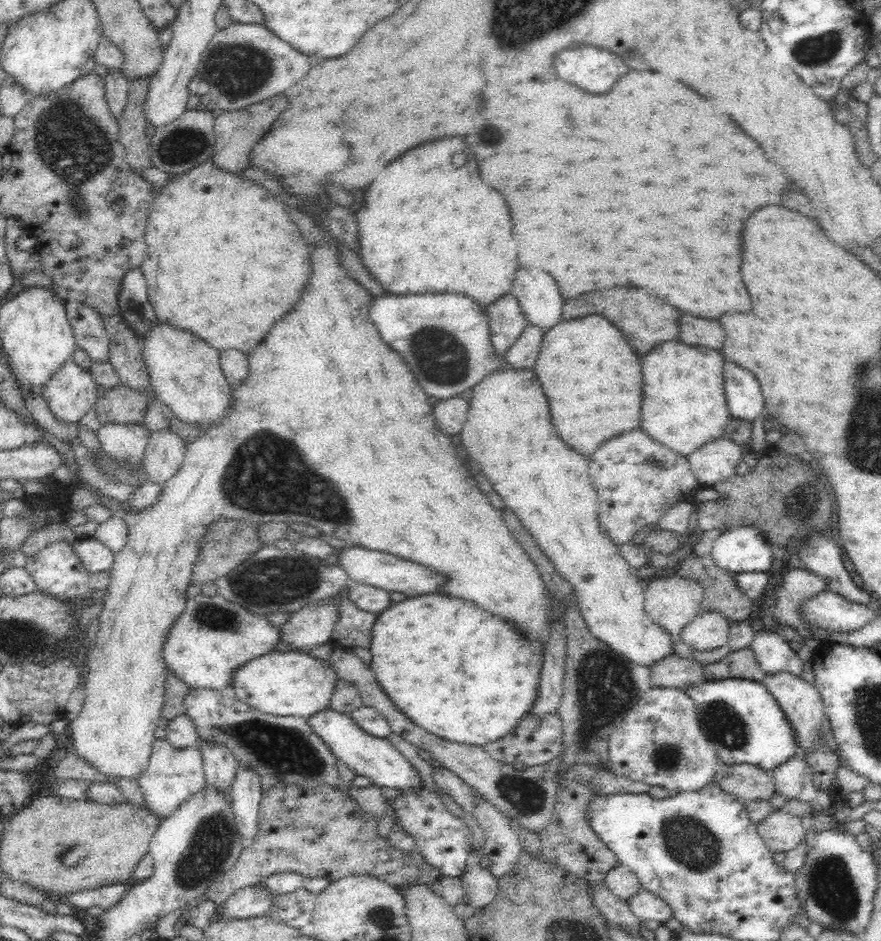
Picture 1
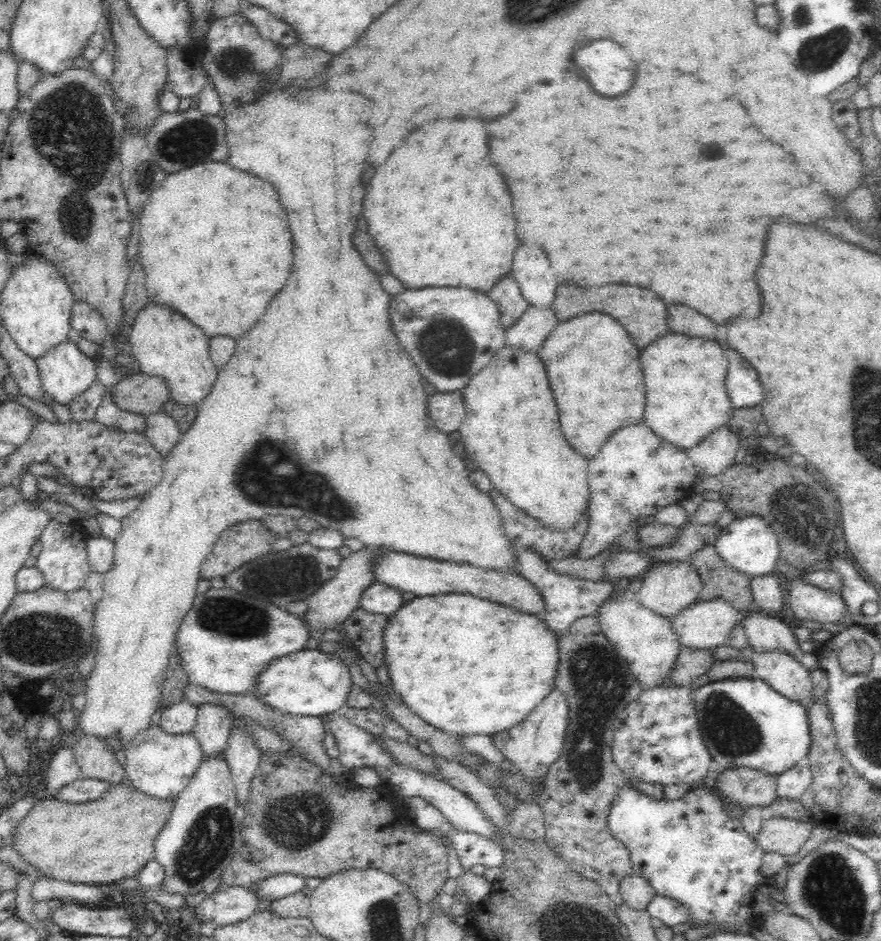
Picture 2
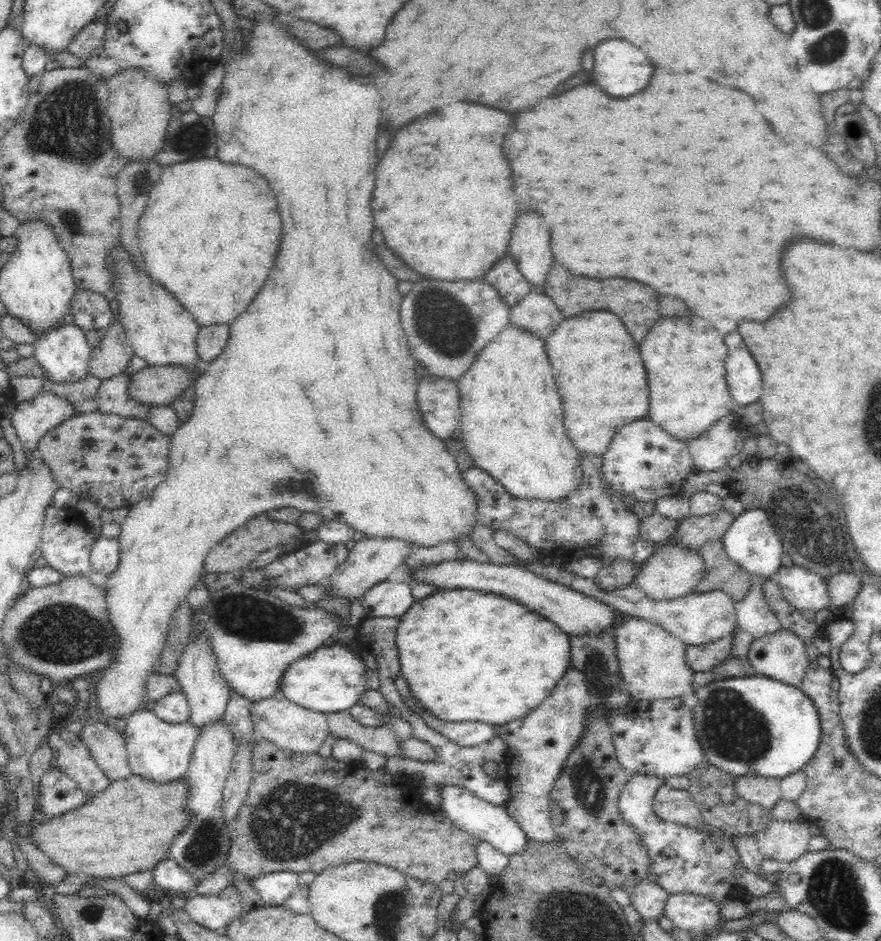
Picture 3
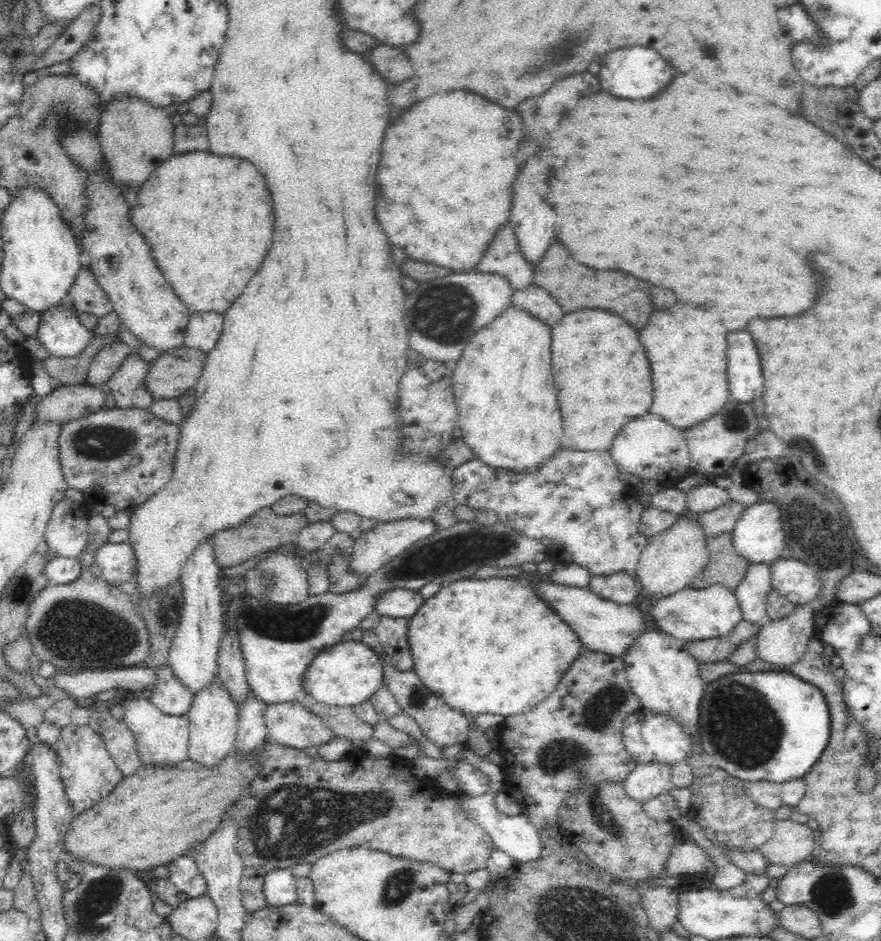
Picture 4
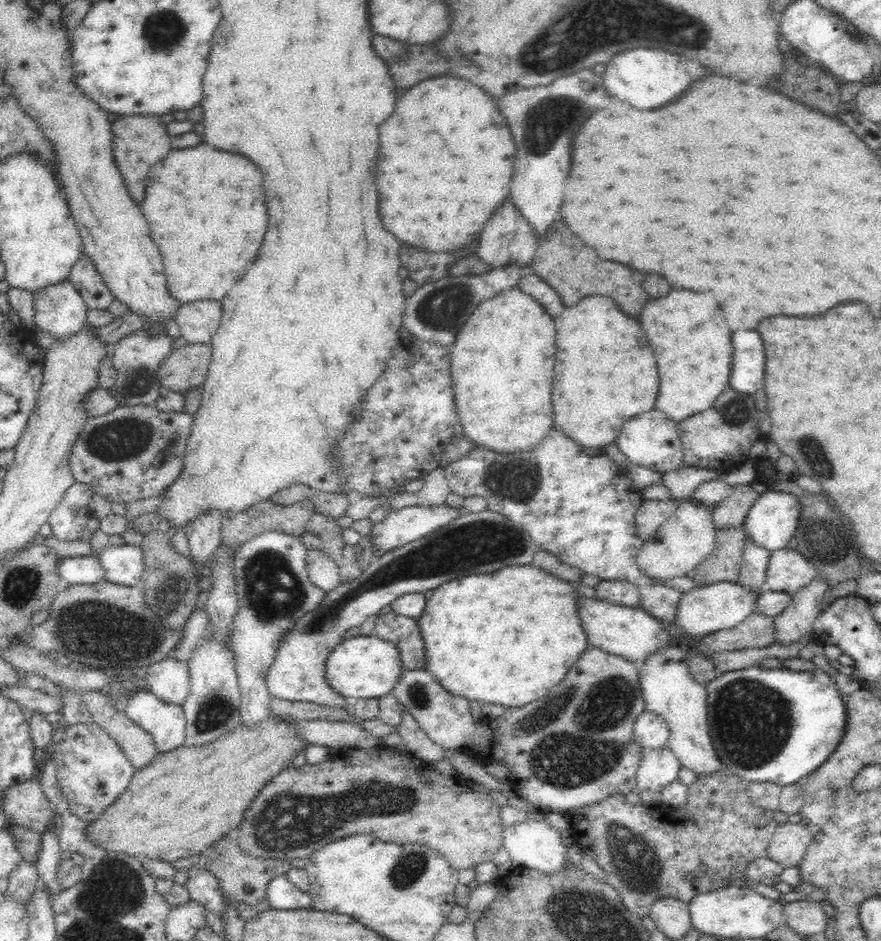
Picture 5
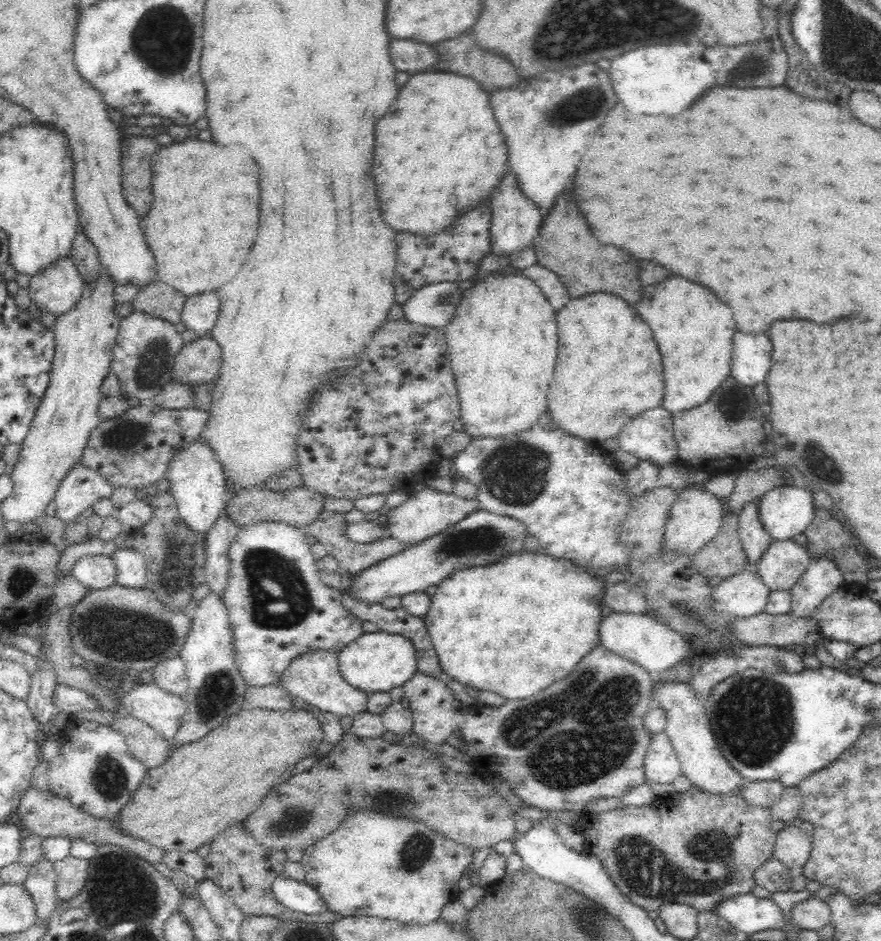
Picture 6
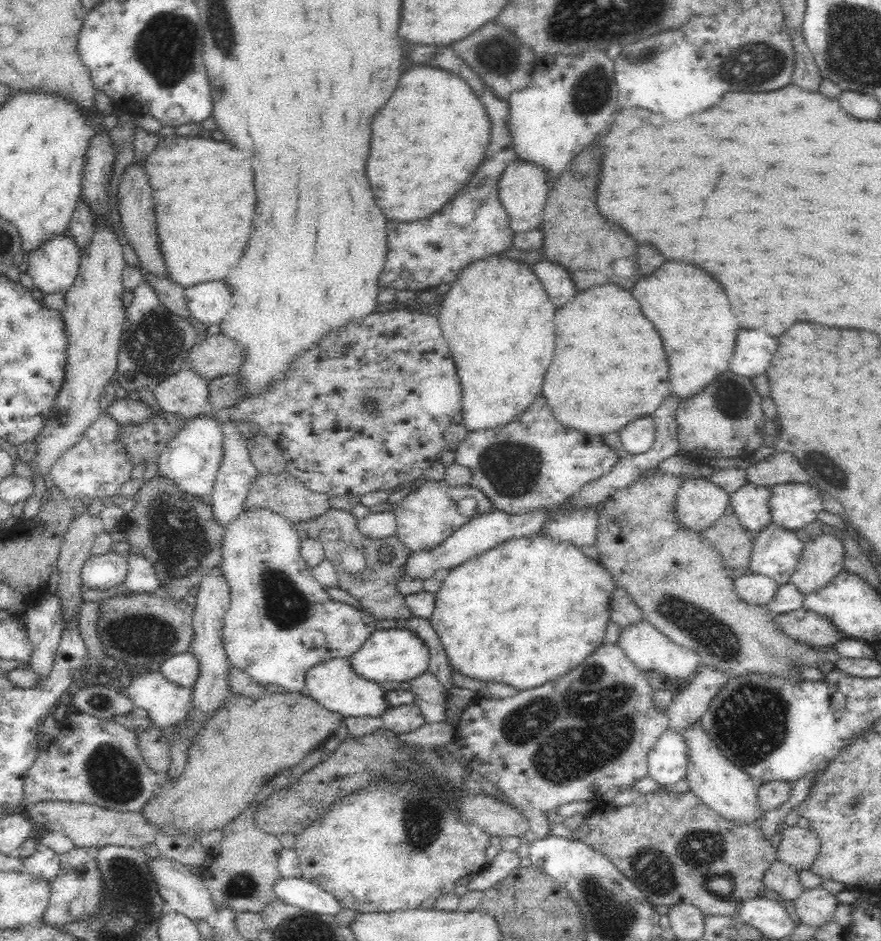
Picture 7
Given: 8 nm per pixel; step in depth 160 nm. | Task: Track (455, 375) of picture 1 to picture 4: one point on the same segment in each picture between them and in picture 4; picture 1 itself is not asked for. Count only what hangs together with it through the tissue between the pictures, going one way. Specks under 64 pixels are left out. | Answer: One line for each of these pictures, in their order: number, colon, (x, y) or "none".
2: (451, 334)
3: (447, 324)
4: (441, 315)

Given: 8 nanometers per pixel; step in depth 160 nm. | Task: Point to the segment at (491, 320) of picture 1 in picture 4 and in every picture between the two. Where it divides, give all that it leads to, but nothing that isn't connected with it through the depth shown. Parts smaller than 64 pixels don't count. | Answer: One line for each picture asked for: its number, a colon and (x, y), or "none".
2: (506, 294)
3: (505, 277)
4: (502, 257)

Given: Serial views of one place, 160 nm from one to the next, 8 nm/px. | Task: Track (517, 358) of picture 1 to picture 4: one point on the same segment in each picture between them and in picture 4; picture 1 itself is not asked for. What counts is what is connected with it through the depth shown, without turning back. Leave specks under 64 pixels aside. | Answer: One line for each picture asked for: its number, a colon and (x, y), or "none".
2: (532, 328)
3: (535, 313)
4: (534, 300)

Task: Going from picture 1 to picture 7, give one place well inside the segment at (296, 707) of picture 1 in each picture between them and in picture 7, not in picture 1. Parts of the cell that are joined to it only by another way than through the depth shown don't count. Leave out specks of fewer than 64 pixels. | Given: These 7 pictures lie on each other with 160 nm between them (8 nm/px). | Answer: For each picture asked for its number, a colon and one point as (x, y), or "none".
2: (310, 682)
3: (331, 679)
4: (347, 673)
5: (365, 666)
6: (375, 662)
7: (388, 655)

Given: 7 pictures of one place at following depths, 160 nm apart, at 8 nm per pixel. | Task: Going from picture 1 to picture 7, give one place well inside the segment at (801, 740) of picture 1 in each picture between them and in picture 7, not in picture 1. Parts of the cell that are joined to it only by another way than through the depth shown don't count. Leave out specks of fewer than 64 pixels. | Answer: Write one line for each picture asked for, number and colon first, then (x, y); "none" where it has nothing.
2: (784, 674)
3: (781, 656)
4: (782, 643)
5: (797, 619)
6: (822, 578)
7: (821, 561)

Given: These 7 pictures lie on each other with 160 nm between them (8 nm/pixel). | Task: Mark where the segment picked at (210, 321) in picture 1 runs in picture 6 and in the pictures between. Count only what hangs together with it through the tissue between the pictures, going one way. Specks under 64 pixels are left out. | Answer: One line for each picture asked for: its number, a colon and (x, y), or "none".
2: (210, 226)
3: (205, 220)
4: (205, 218)
5: (198, 194)
6: (202, 192)

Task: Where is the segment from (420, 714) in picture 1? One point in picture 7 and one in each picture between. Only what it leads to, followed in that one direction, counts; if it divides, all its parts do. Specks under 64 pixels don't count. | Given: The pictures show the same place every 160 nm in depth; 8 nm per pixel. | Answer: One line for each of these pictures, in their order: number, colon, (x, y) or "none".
2: (466, 665)
3: (466, 656)
4: (492, 646)
5: (506, 638)
6: (513, 627)
7: (528, 611)

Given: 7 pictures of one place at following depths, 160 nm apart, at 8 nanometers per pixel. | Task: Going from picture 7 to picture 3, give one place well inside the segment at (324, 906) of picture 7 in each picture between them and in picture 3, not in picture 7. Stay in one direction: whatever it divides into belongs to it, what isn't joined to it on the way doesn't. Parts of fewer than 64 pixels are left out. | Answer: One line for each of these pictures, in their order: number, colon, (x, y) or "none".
3: (274, 888)
4: (279, 887)
5: (281, 893)
6: (300, 897)

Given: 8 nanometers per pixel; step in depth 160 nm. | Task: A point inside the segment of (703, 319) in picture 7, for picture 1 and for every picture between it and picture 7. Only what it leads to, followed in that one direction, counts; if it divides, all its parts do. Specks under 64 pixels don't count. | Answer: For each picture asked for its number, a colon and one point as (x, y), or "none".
1: (684, 407)
2: (686, 400)
3: (685, 359)
4: (686, 346)
5: (692, 343)
6: (694, 330)

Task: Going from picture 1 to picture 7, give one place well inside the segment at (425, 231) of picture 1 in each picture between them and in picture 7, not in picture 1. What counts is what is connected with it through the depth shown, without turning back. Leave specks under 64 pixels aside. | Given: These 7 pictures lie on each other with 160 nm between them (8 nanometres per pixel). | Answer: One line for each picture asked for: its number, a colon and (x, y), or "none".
2: (441, 217)
3: (446, 210)
4: (444, 207)
5: (445, 160)
6: (439, 150)
7: (427, 141)

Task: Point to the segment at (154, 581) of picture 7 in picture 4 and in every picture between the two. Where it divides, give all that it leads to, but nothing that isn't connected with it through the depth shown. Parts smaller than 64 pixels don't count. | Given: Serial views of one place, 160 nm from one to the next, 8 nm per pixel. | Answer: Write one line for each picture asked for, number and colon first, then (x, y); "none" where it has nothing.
4: (116, 563)
5: (122, 564)
6: (130, 566)

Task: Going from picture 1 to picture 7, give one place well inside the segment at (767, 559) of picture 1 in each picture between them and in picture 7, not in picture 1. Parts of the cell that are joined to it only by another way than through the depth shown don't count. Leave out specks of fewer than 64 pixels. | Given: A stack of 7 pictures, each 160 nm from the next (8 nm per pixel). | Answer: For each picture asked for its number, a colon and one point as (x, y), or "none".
2: (748, 544)
3: (751, 542)
4: (758, 537)
5: (771, 522)
6: (785, 511)
7: (793, 506)

